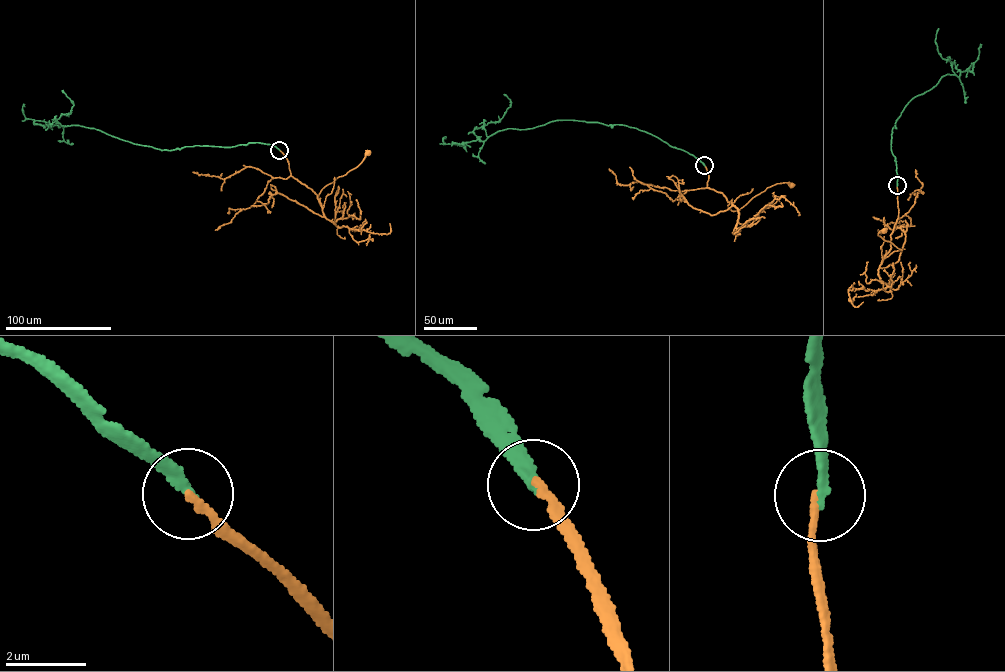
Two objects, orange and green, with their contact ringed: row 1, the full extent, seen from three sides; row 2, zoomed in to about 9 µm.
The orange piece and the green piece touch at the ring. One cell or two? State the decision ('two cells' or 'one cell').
two cells

